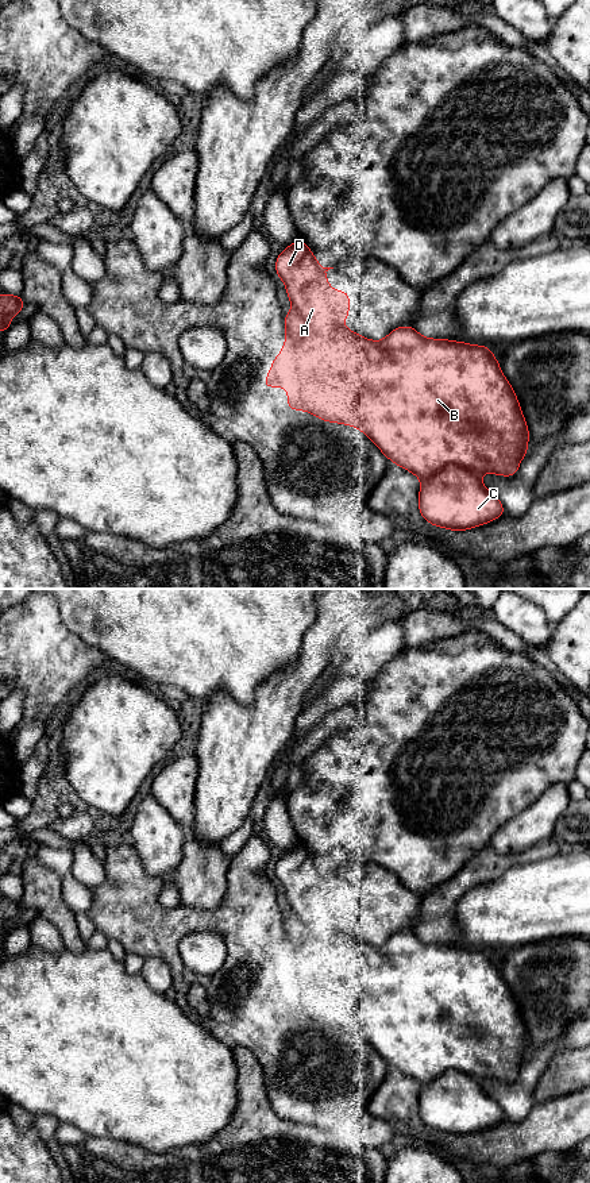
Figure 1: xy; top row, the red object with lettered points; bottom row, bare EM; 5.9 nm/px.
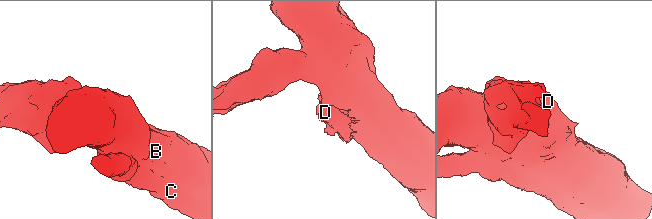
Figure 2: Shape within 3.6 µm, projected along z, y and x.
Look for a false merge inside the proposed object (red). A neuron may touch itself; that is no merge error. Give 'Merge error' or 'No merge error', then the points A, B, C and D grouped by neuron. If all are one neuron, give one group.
Merge error. Groups: A B C / D

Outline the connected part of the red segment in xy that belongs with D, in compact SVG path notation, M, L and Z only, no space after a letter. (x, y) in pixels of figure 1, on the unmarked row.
M297 844L277 862L275 879L285 887L292 906L298 906L305 895L302 876L309 866L309 858L306 848Z

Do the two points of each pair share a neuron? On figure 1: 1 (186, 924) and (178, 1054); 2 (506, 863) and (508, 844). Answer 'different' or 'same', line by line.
1: different
2: different

